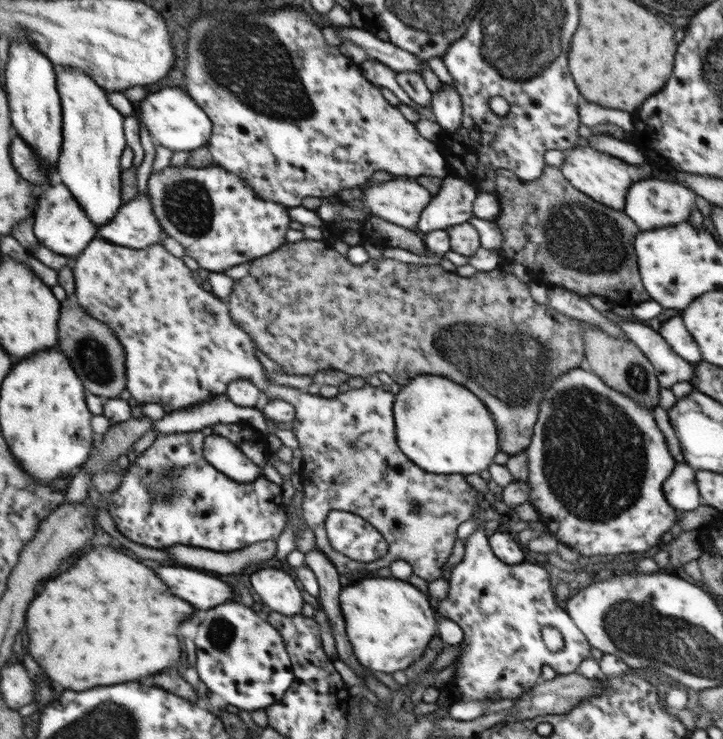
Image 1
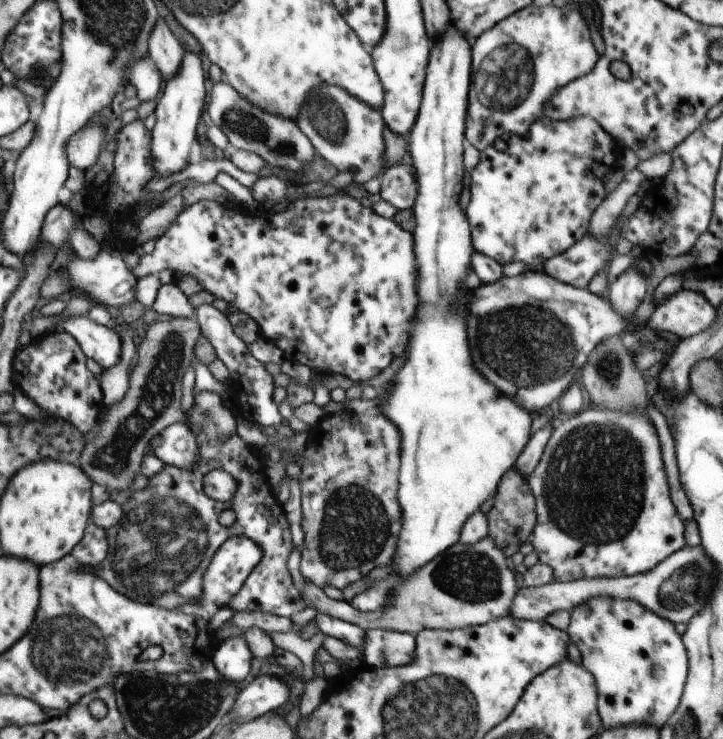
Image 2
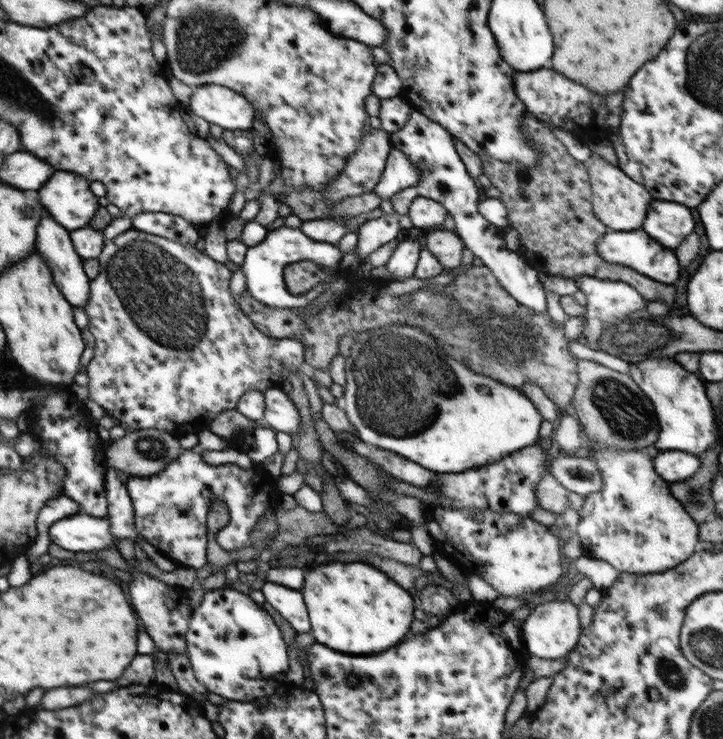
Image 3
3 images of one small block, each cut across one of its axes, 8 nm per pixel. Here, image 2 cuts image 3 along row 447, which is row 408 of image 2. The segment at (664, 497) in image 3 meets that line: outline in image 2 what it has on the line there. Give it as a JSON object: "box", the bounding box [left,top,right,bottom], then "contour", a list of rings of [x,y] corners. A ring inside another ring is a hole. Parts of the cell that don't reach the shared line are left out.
{"box":[527,406,687,582],"contour":[[[591,406],[571,418],[566,418],[558,427],[553,427],[542,458],[534,472],[527,478],[527,481],[535,498],[537,516],[530,541],[533,544],[533,550],[538,555],[539,562],[548,564],[552,568],[554,581],[566,582],[588,578],[618,578],[644,574],[644,572],[652,570],[654,566],[660,564],[662,560],[668,558],[674,552],[678,552],[678,550],[687,546],[684,528],[685,521],[678,518],[678,512],[670,498],[670,488],[668,488],[668,478],[664,470],[662,454],[660,454],[658,434],[656,434],[654,426],[650,424],[650,420],[644,414],[636,414],[636,412],[634,414],[624,414],[624,410]]]}

